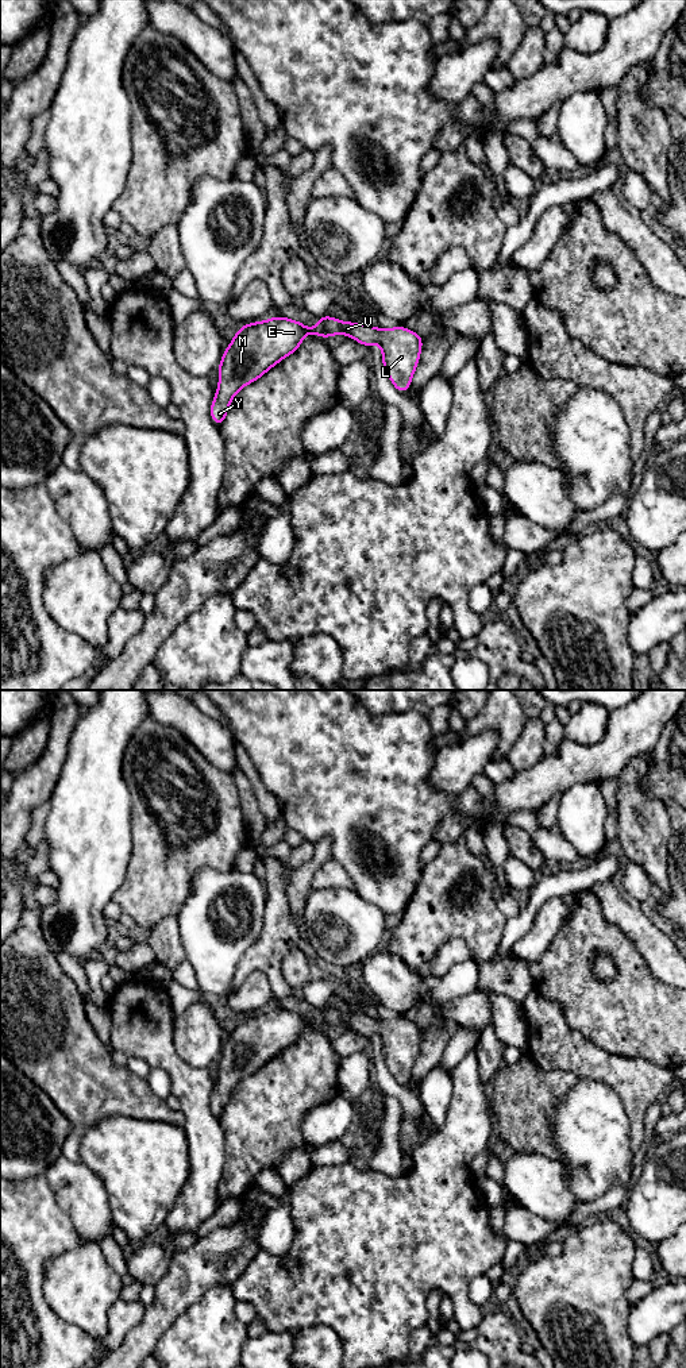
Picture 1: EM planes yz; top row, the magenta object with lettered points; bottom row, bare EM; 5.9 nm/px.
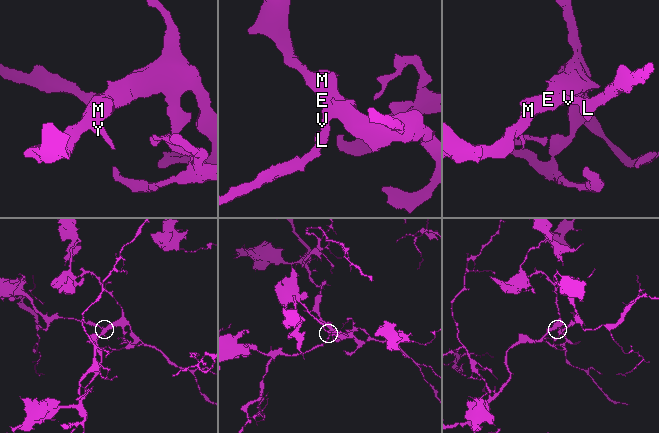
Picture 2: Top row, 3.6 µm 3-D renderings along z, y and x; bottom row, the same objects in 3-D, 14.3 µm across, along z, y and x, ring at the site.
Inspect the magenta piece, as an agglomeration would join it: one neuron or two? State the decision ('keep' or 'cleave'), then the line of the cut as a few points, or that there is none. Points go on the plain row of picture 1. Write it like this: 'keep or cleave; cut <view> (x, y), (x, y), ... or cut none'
keep; cut none

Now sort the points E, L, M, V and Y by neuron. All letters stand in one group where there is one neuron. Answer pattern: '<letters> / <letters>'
E L M V Y

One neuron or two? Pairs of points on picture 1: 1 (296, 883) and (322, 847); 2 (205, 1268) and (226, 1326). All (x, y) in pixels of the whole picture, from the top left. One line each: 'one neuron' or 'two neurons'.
1: one neuron
2: two neurons

